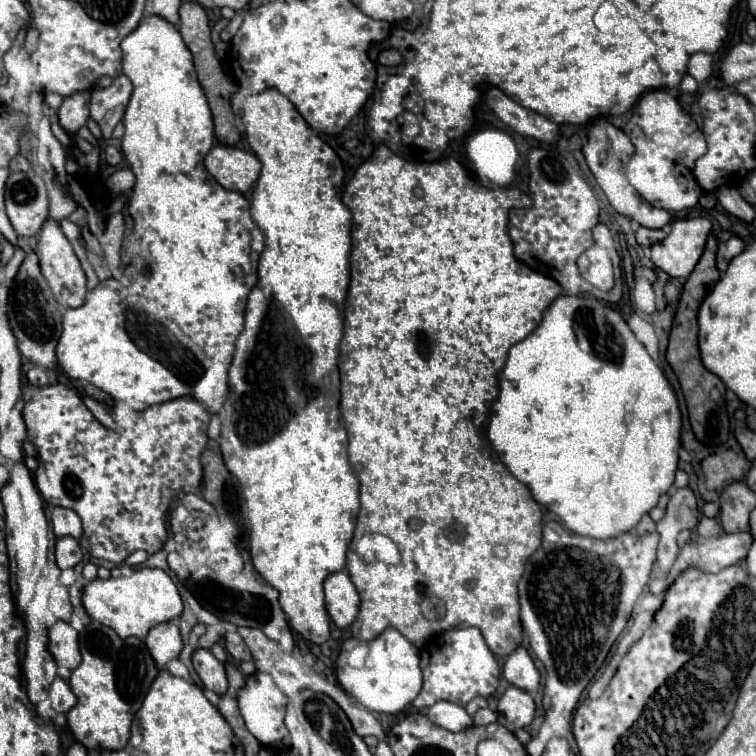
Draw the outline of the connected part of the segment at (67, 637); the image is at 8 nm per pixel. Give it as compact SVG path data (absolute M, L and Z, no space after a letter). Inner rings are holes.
M56 621L48 627L48 653L56 661L60 677L68 679L82 661L78 651L78 631L66 621Z

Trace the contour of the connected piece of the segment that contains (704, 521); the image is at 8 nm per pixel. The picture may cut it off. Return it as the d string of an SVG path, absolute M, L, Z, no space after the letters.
M702 517L702 519L698 521L696 533L698 533L700 537L714 537L714 535L722 533L722 529L720 529L720 525L718 525L718 521L716 521L716 519L708 519L708 517Z

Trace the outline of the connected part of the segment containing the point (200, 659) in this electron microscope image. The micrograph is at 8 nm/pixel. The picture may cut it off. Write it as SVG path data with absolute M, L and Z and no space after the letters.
M196 649L192 653L192 665L206 689L216 691L218 695L226 691L228 681L226 681L224 665L208 649Z

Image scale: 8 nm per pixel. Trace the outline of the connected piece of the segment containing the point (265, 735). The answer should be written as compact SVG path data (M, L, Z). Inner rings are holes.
M256 671L252 675L246 677L246 685L238 691L238 707L240 707L240 715L246 721L246 727L250 729L250 733L264 745L288 745L290 743L290 733L284 725L284 709L286 709L286 701L288 697L280 691L280 687L276 687L276 683L272 683L272 675L264 673L264 671Z

